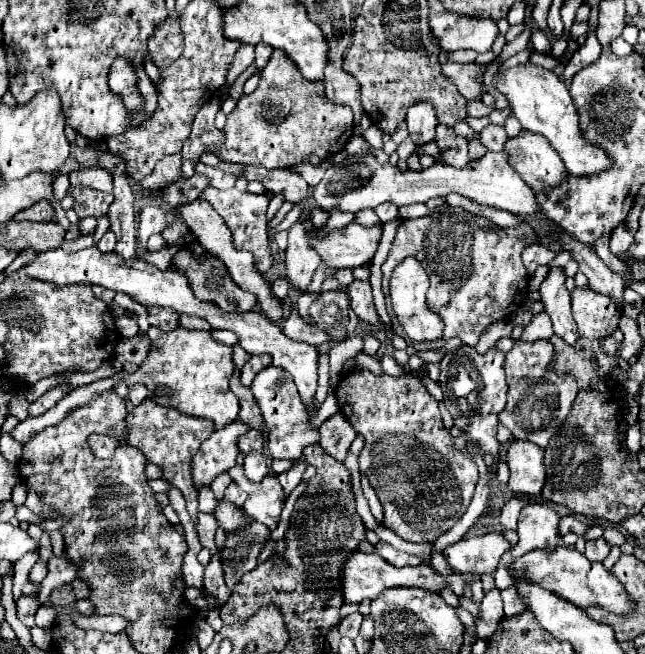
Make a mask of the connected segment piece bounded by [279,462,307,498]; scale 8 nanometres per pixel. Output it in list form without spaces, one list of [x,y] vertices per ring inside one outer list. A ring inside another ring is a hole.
[[[301,462],[301,464],[295,464],[289,472],[283,472],[283,474],[279,474],[279,478],[281,478],[281,484],[283,484],[283,492],[285,492],[285,498],[289,498],[289,494],[297,488],[297,484],[301,482],[301,476],[303,476],[303,472],[305,472],[305,468],[307,468],[307,464],[305,462]]]

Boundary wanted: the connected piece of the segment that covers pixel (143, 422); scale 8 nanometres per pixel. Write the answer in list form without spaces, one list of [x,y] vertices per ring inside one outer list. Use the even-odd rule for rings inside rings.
[[[145,400],[139,404],[129,416],[127,416],[127,444],[139,448],[147,462],[157,464],[163,470],[163,478],[169,480],[173,486],[177,486],[183,492],[183,498],[187,502],[187,512],[191,516],[194,525],[197,525],[198,491],[191,484],[191,460],[197,454],[201,442],[205,442],[213,432],[215,426],[207,418],[193,418],[185,416],[179,410],[163,408],[155,404],[153,400]]]

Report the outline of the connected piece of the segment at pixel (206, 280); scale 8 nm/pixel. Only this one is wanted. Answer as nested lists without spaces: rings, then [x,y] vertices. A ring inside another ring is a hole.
[[[181,250],[181,252],[177,252],[177,254],[173,256],[173,264],[175,264],[175,268],[179,268],[179,270],[185,272],[185,276],[187,276],[187,280],[189,280],[189,286],[191,286],[193,294],[195,294],[199,300],[213,302],[213,304],[217,304],[223,312],[249,312],[249,310],[253,310],[253,306],[257,304],[255,296],[249,294],[249,292],[245,292],[245,290],[241,290],[241,288],[233,282],[233,278],[229,276],[225,264],[223,264],[219,258],[215,258],[215,256],[207,256],[207,258],[201,262],[199,258],[193,256],[193,252]]]

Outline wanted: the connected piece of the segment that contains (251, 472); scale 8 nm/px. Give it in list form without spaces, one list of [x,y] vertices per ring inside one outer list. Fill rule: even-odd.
[[[249,452],[245,456],[245,476],[251,480],[251,482],[259,482],[263,480],[267,474],[269,474],[269,468],[267,468],[267,458],[265,454],[261,452]]]

